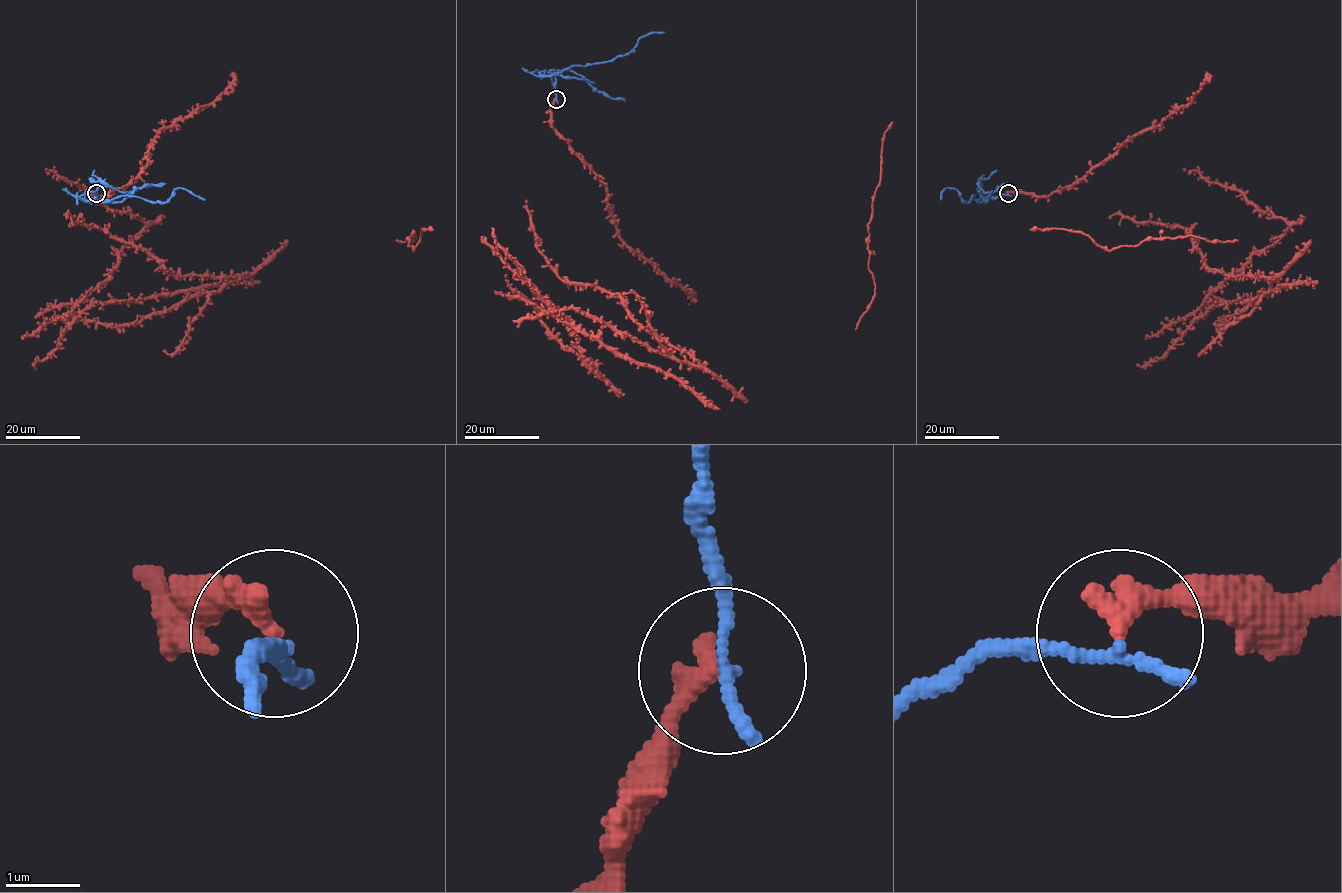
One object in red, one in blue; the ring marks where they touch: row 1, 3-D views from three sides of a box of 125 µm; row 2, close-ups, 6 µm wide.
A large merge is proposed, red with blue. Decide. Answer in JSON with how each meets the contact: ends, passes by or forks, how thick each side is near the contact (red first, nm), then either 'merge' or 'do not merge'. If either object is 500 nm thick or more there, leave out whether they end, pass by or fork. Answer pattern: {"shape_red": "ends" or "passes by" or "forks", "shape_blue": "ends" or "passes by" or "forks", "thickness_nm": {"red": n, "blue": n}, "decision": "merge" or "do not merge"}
{"shape_red": "ends", "shape_blue": "passes by", "thickness_nm": {"red": 340, "blue": 140}, "decision": "do not merge"}

